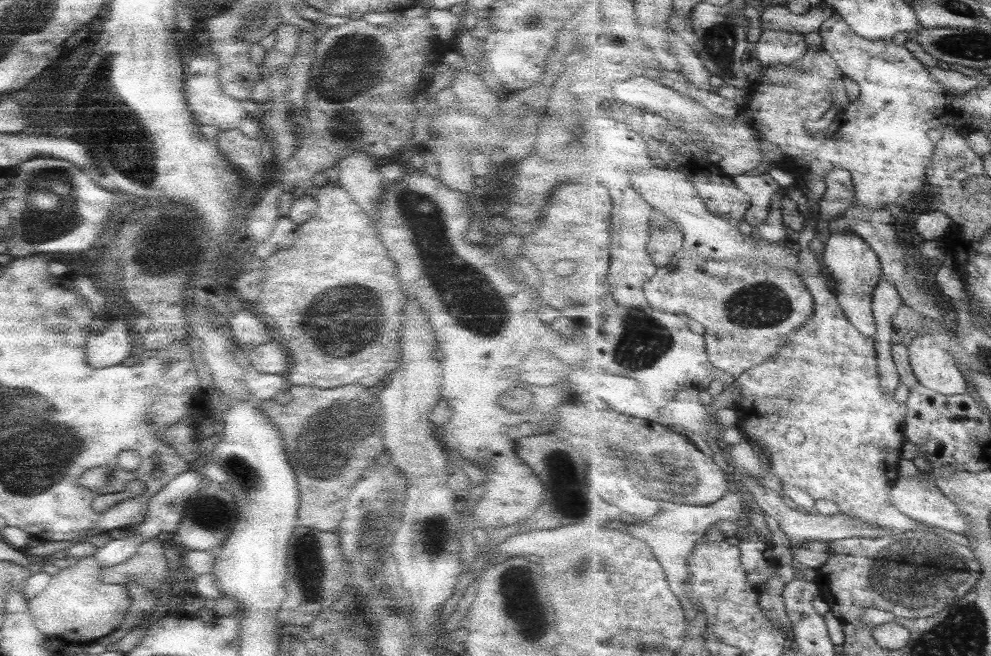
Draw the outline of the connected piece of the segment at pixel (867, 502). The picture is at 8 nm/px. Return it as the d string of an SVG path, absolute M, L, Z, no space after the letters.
M808 244L801 245L799 247L801 258L801 275L806 281L806 284L811 288L812 294L815 296L815 315L803 326L794 331L785 340L785 343L780 347L779 353L773 358L768 360L767 363L761 364L751 368L750 371L744 372L742 376L737 378L740 382L740 400L738 400L738 412L741 416L742 425L741 431L746 434L747 440L751 442L757 442L764 448L767 448L772 455L772 470L784 484L791 484L800 488L803 488L807 493L810 493L816 500L833 500L838 503L841 508L841 512L853 516L852 518L860 518L860 520L866 520L870 524L876 524L880 528L888 528L895 534L908 532L910 530L922 530L926 528L926 524L920 524L920 522L910 518L907 514L904 514L897 506L894 506L891 501L891 494L895 490L895 486L900 472L900 460L902 460L902 452L905 448L906 442L906 420L908 420L908 403L906 405L900 405L896 397L890 397L886 395L886 391L883 388L883 377L880 376L879 369L879 354L877 351L877 340L864 336L863 332L860 332L859 328L856 328L855 324L851 323L849 316L844 312L841 302L839 301L839 295L834 294L832 286L830 286L827 278L823 275L824 263L819 255L814 253L814 250L810 249Z

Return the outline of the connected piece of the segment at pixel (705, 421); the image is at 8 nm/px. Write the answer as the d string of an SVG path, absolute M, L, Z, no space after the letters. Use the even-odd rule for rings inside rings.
M690 388L678 394L672 404L663 410L663 415L672 424L683 426L686 431L694 432L703 438L721 436L722 429L716 417L700 402L700 388Z

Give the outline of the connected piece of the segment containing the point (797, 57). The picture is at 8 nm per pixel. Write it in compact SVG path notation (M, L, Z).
M765 30L756 44L756 58L766 68L802 61L808 52L805 34L787 30Z

